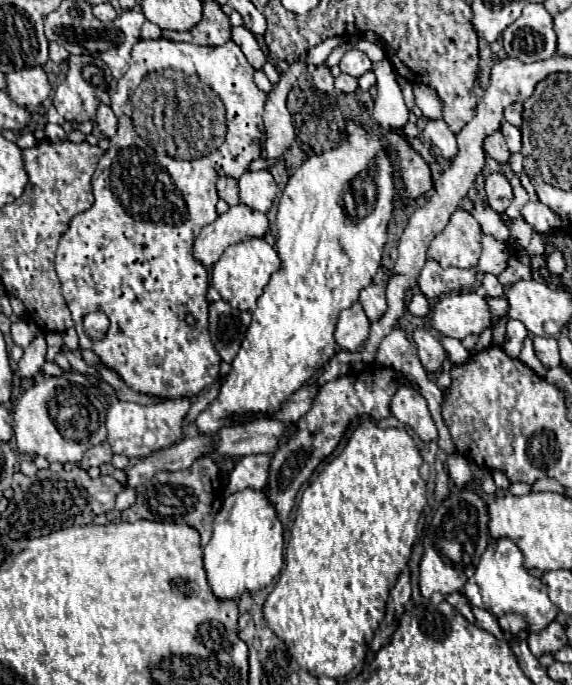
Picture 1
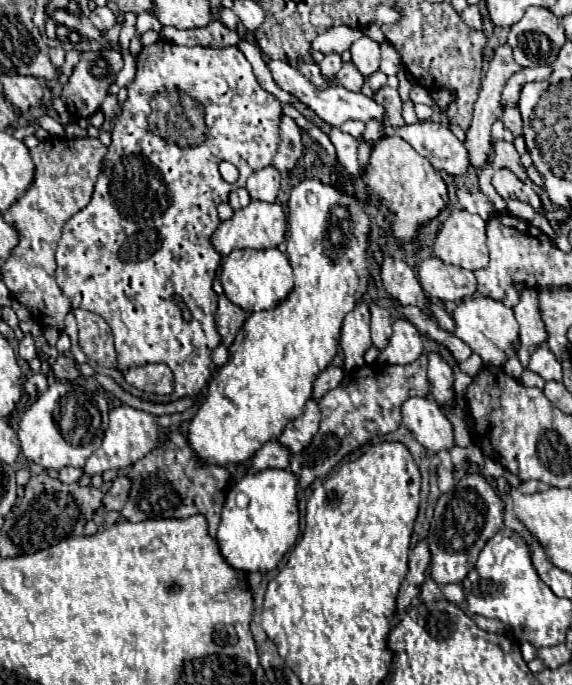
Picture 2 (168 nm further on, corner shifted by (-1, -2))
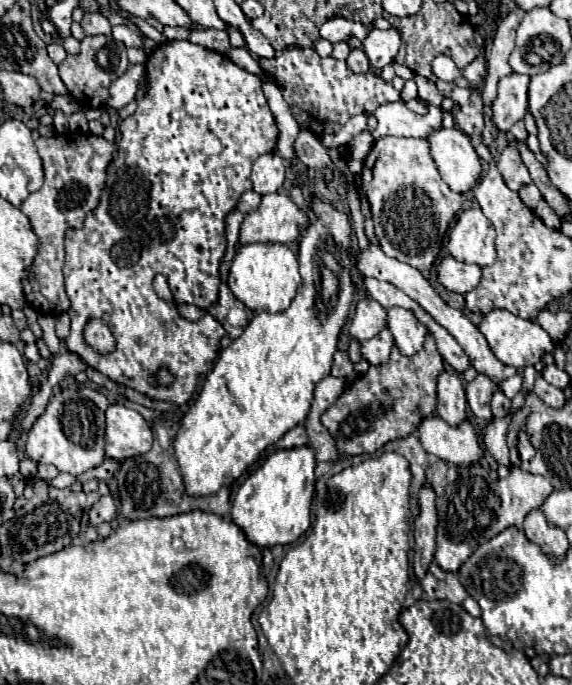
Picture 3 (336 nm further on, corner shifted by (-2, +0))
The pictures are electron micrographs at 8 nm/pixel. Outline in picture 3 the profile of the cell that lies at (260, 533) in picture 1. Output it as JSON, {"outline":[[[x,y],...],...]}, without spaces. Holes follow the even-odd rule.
{"outline":[[[309,444],[289,450],[275,450],[265,464],[251,474],[237,490],[231,520],[257,546],[291,544],[311,526],[311,500],[315,492],[315,452]]]}

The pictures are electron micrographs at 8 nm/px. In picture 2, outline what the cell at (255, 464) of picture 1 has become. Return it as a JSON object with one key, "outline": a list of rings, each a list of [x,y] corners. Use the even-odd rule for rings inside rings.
{"outline":[[[266,442],[250,460],[250,474],[264,472],[268,468],[288,468],[290,454],[278,442]]]}

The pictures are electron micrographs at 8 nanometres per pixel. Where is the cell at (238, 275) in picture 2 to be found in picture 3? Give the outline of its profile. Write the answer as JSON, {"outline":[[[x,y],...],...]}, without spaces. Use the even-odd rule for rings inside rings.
{"outline":[[[249,244],[241,246],[233,258],[227,286],[253,312],[277,314],[289,308],[301,284],[297,256],[285,244]]]}

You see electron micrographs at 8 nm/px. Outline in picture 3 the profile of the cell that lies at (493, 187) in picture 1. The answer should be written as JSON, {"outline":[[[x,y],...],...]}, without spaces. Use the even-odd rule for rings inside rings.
{"outline":[[[507,144],[505,150],[501,152],[499,162],[497,162],[497,168],[499,168],[505,184],[511,190],[519,190],[521,186],[527,186],[531,182],[529,170],[521,162],[521,154],[517,154],[517,150],[513,150],[511,144]]]}

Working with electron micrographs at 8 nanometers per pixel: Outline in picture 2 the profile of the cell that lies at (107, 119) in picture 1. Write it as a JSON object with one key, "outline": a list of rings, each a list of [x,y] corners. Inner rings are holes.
{"outline":[[[106,96],[106,100],[104,100],[104,104],[102,104],[100,110],[104,112],[104,116],[106,116],[108,120],[116,118],[116,112],[118,112],[118,98],[116,98],[116,96]]]}

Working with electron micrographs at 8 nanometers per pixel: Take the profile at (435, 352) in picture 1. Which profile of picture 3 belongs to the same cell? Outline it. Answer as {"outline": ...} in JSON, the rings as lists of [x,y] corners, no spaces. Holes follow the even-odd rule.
{"outline":[[[443,372],[437,378],[437,416],[449,426],[459,426],[467,418],[467,398],[463,384],[455,374]]]}

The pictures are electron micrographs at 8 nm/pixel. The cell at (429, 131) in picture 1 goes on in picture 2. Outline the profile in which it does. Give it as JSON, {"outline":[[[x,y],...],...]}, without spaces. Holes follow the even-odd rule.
{"outline":[[[418,122],[402,128],[386,128],[386,134],[398,134],[416,152],[432,162],[434,168],[446,170],[452,176],[460,176],[468,170],[468,152],[464,144],[438,122]]]}

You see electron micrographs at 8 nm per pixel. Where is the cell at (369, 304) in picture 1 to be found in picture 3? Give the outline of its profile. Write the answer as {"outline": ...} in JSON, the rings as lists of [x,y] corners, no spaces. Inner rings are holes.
{"outline":[[[385,328],[375,338],[359,342],[359,344],[361,344],[361,348],[359,348],[361,356],[369,364],[379,366],[379,364],[385,364],[389,360],[389,352],[391,352],[391,346],[393,346],[393,336],[391,336],[389,328]]]}

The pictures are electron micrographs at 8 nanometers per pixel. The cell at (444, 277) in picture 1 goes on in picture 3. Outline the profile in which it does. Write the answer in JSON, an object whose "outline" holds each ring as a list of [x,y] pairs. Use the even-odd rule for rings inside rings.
{"outline":[[[453,256],[443,258],[441,264],[437,266],[437,272],[439,272],[437,280],[447,290],[457,292],[457,294],[465,294],[465,292],[473,290],[481,280],[481,266],[459,262]]]}

